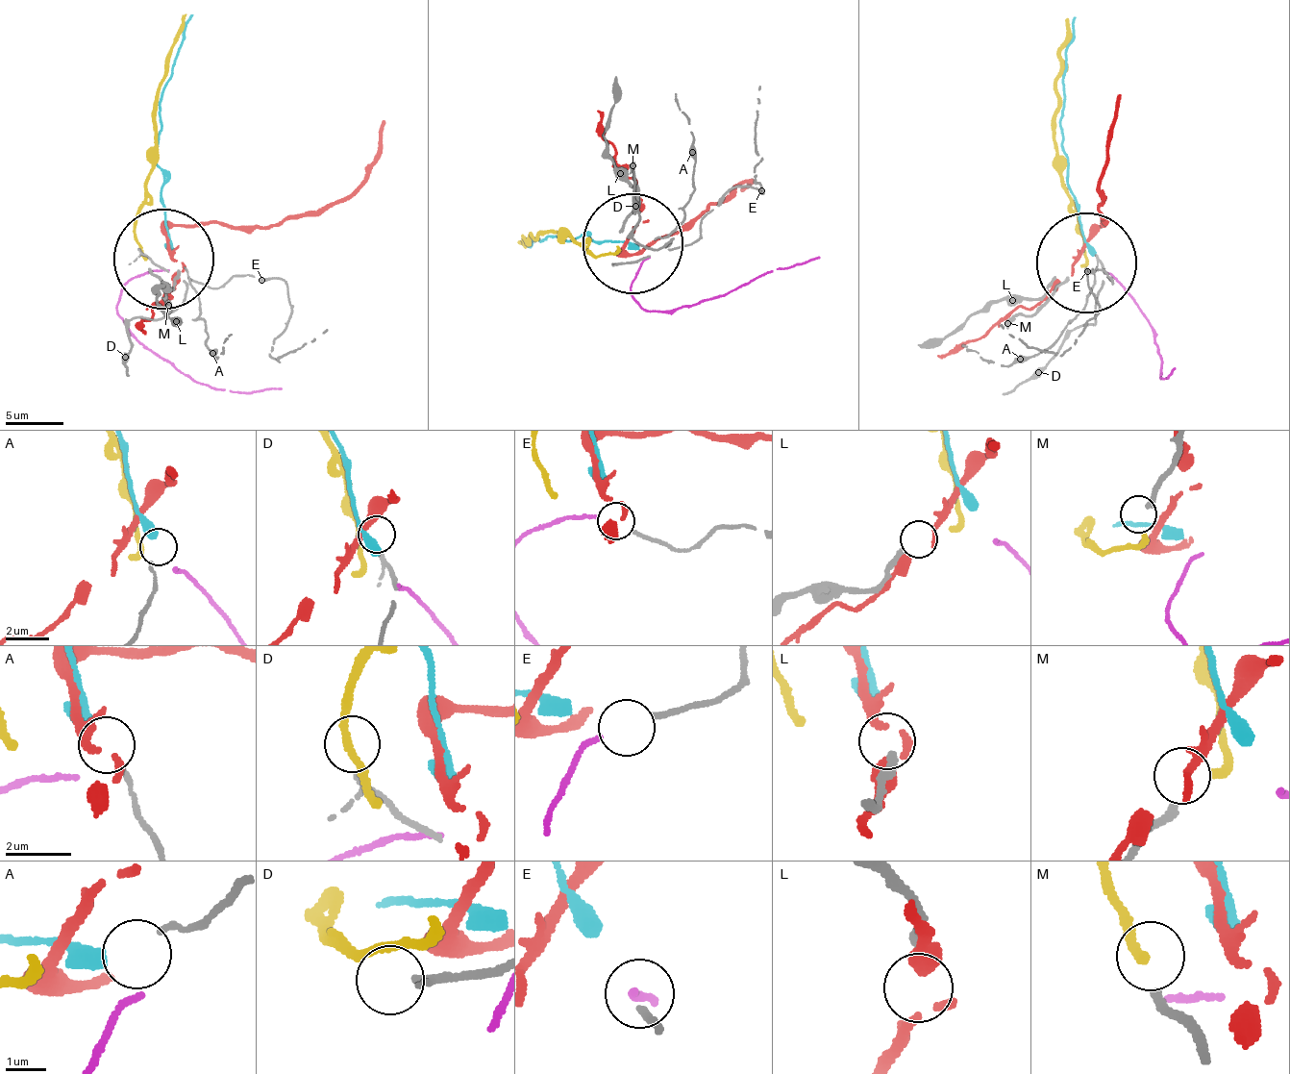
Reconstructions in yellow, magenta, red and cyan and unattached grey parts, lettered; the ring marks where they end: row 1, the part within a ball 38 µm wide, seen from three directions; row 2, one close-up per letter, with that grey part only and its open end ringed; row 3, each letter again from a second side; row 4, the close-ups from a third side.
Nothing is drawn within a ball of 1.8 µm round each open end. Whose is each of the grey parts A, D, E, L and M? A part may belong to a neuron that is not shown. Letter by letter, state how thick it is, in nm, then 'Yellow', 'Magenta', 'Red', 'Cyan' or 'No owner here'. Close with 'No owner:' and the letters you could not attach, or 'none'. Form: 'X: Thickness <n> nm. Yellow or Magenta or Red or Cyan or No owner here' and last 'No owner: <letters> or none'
A: Thickness 140 nm. Cyan
D: Thickness 150 nm. No owner here
E: Thickness 160 nm. Magenta
L: Thickness 260 nm. No owner here
M: Thickness 240 nm. Yellow
No owner: D, L

